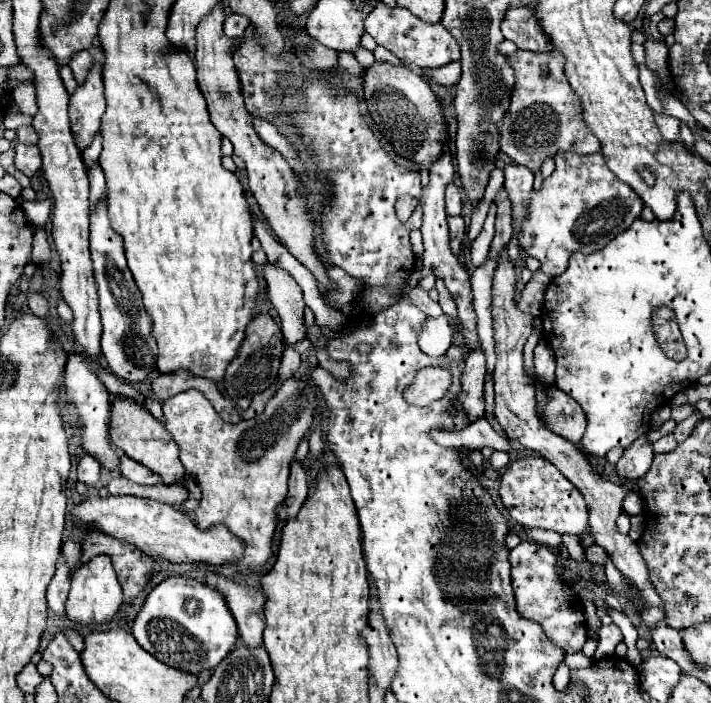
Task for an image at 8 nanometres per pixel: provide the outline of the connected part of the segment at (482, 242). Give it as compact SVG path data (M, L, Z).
M492 202L480 234L471 242L470 258L475 268L481 266L488 256L490 244L495 234L496 211L497 206L495 202Z

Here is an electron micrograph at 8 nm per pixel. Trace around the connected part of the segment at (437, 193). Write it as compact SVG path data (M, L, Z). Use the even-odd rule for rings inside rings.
M441 154L433 166L429 168L429 186L423 190L421 196L421 206L423 206L423 226L421 226L421 234L423 234L423 244L425 244L425 252L421 256L423 260L423 274L433 274L435 278L441 278L447 286L447 290L451 292L457 310L459 310L459 318L461 318L461 326L463 326L463 338L465 338L465 348L467 352L475 350L479 346L479 336L477 336L477 316L473 310L473 294L471 294L471 284L469 284L469 274L465 264L451 252L449 248L449 228L447 228L447 214L445 214L445 202L443 202L443 194L445 194L445 186L453 180L455 168L453 168L453 160L449 154Z

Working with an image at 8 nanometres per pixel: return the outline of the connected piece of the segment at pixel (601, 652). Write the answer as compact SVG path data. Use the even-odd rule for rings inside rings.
M615 624L601 626L601 630L599 630L599 646L597 646L595 654L591 656L591 660L601 660L601 658L607 658L607 656L613 656L615 646L621 640L623 640L623 634Z

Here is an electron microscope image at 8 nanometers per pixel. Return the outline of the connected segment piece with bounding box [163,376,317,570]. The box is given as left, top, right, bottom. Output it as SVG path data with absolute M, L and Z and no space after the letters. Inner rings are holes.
M291 376L281 384L281 390L267 402L263 414L251 420L241 420L239 424L221 422L211 402L197 390L179 392L163 402L163 414L167 420L165 428L171 432L173 440L179 446L179 458L185 470L197 472L195 480L201 484L203 490L203 498L199 502L199 508L195 510L195 522L203 530L215 524L225 524L235 536L241 536L247 548L243 560L239 562L239 570L259 568L271 556L271 540L275 532L275 508L283 502L287 494L287 478L297 446L311 430L317 408L315 400L317 400L317 388L313 388L311 380L309 378L297 380L295 376Z

